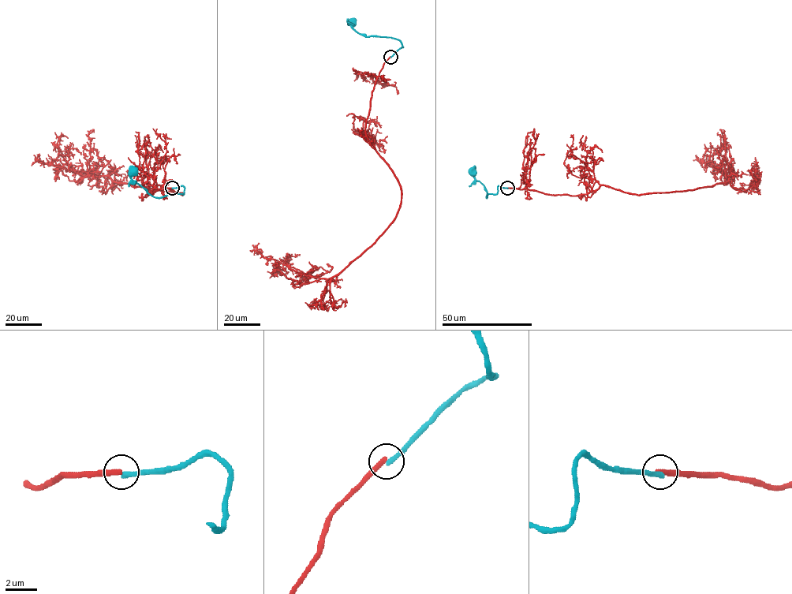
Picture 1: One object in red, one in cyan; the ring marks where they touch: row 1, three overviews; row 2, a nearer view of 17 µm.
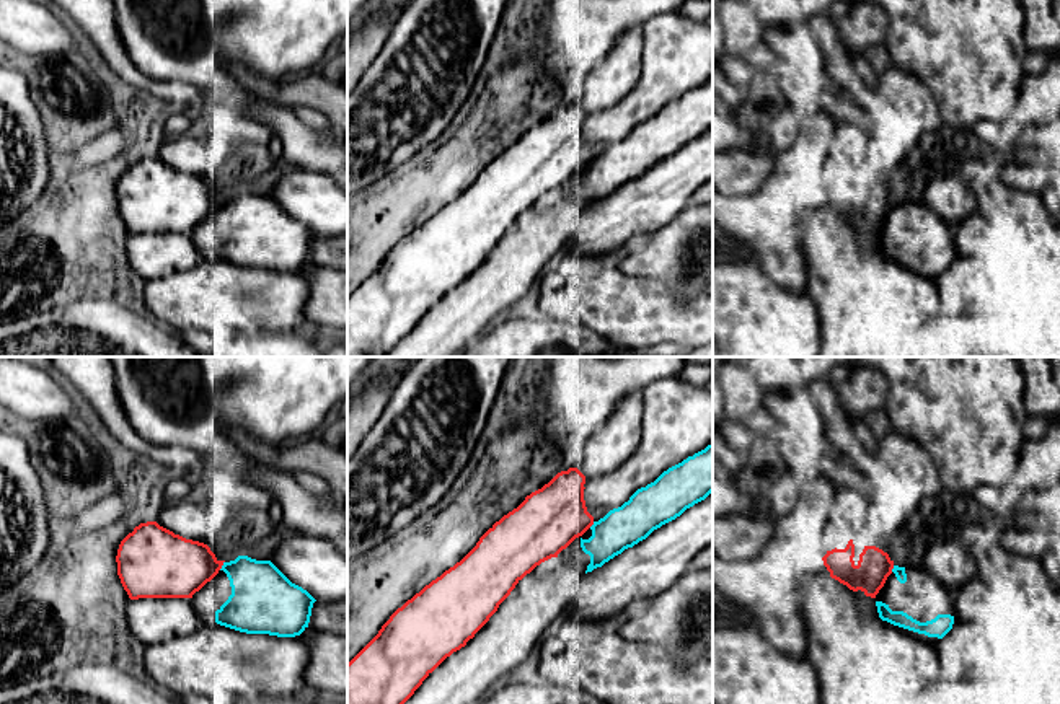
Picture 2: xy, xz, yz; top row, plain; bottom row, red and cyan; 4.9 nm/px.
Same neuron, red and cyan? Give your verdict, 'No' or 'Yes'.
Yes

